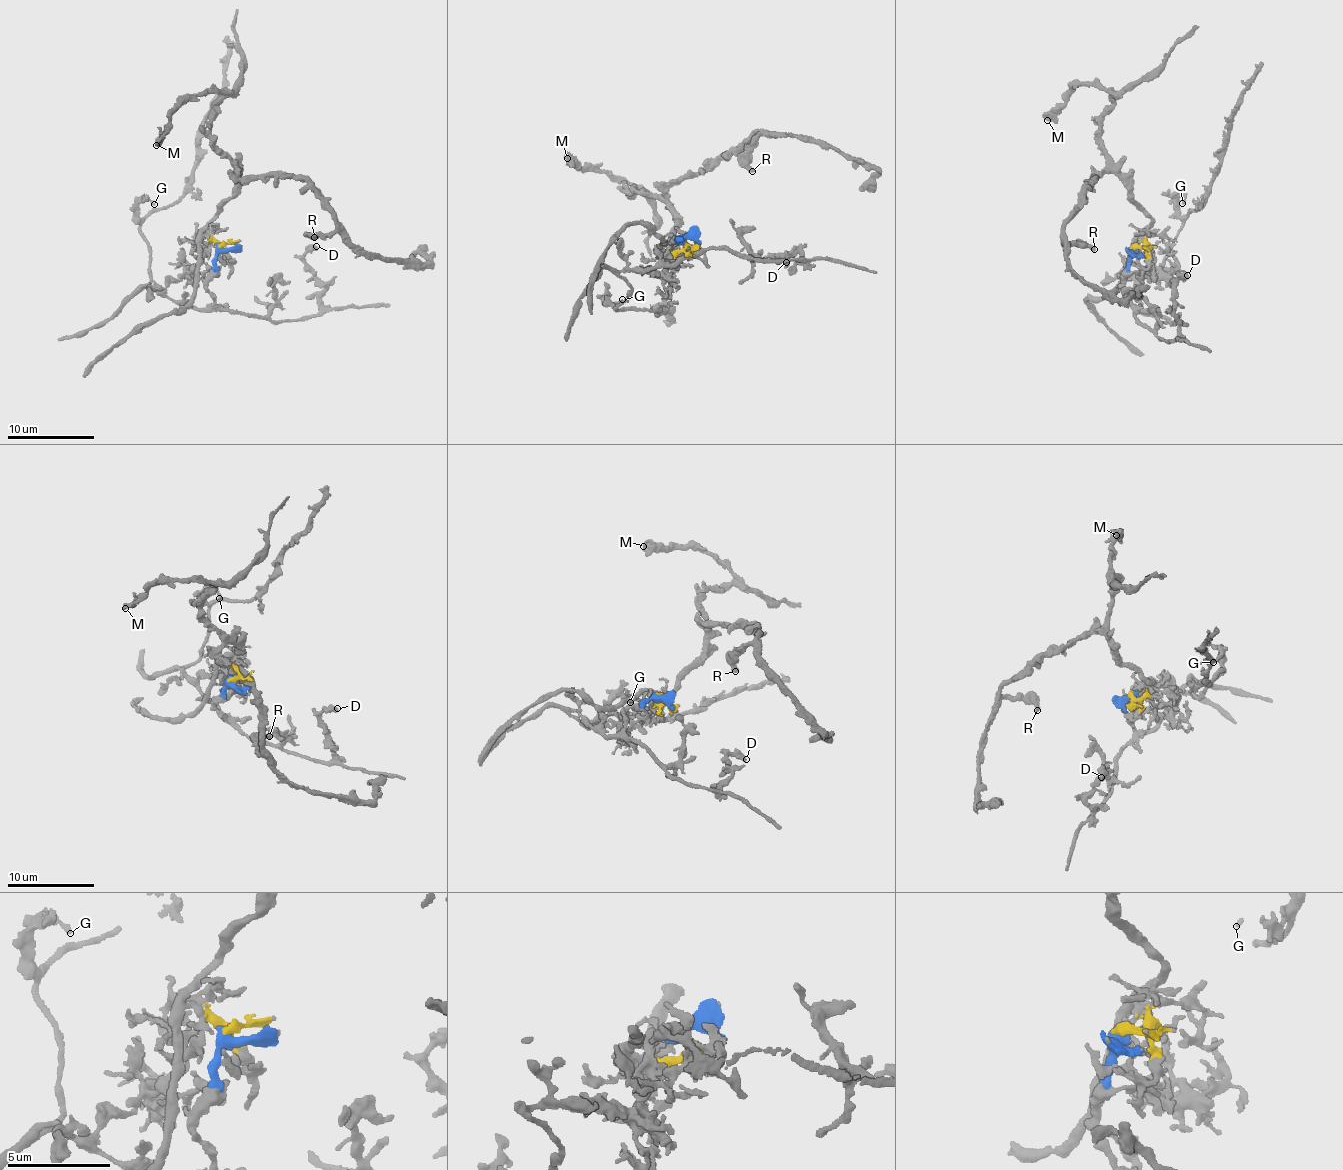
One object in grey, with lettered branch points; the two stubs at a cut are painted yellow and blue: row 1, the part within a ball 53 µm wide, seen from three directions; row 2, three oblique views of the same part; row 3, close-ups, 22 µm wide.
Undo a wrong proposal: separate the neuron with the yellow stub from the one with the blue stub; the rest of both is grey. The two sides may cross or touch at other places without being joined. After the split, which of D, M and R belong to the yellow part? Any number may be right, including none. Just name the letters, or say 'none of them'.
M, R

